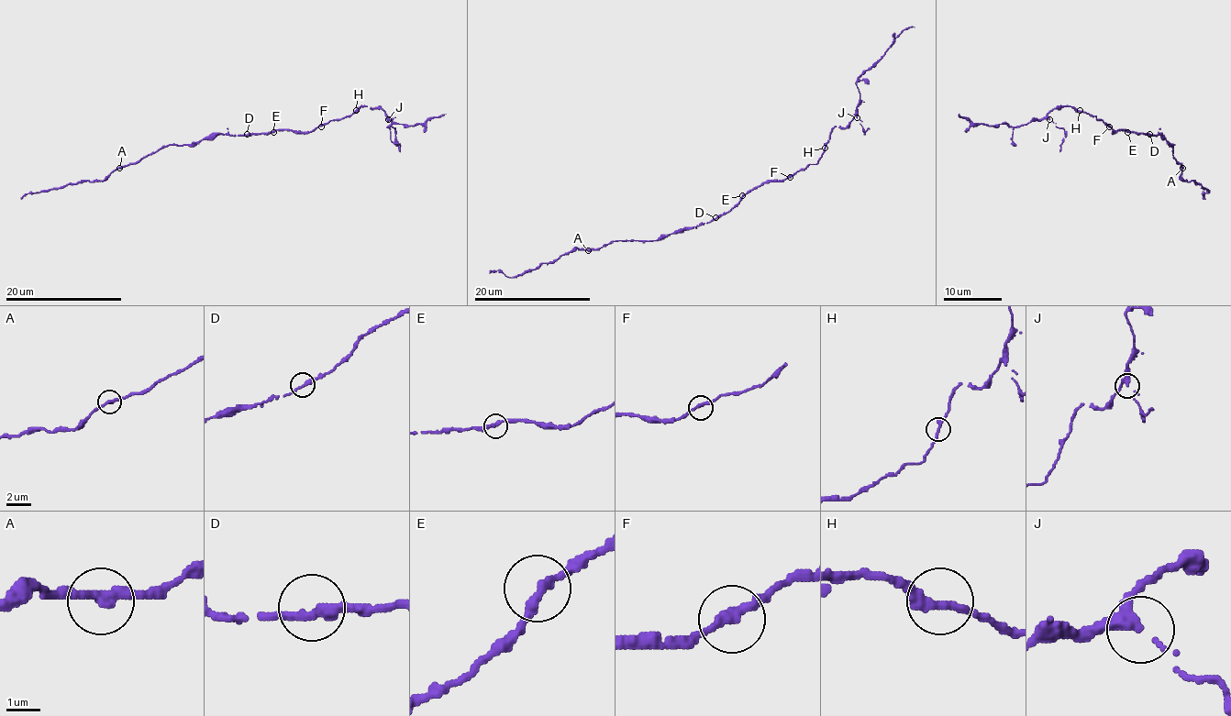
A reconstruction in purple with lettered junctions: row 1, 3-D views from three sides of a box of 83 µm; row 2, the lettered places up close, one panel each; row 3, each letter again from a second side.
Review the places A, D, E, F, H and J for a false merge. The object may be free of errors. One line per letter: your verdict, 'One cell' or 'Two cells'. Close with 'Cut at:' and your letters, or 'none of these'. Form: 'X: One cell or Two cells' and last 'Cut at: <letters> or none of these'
A: One cell
D: One cell
E: One cell
F: One cell
H: One cell
J: One cell
Cut at: none of these

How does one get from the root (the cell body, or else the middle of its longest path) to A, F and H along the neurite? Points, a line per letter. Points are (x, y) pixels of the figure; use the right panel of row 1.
A: (1134, 132), (1159, 134), (1172, 145), (1172, 157), (1183, 167)
F: (1134, 132), (1126, 129), (1114, 132), (1109, 126)
H: (1134, 132), (1126, 129), (1114, 132), (1102, 119), (1080, 110)

